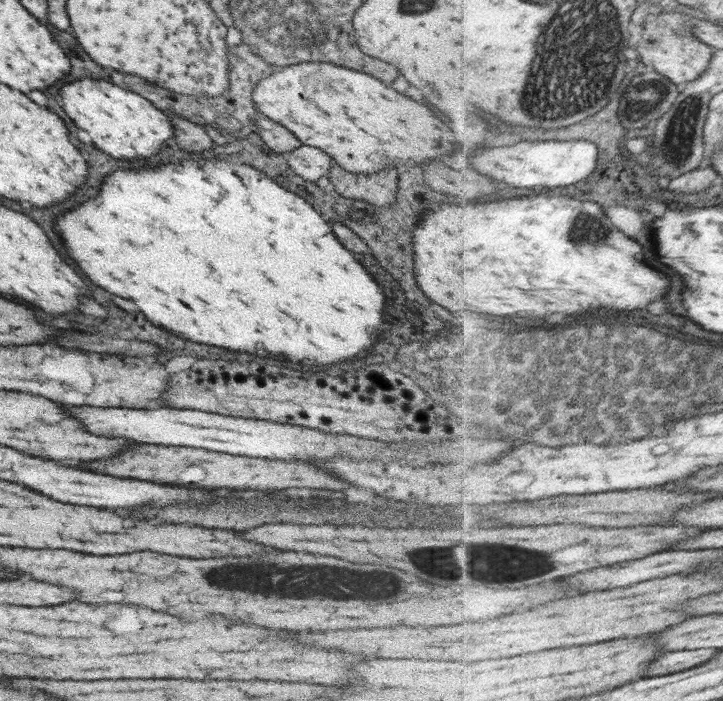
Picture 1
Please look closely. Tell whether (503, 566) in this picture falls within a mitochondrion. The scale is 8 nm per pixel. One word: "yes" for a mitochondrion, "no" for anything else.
yes

